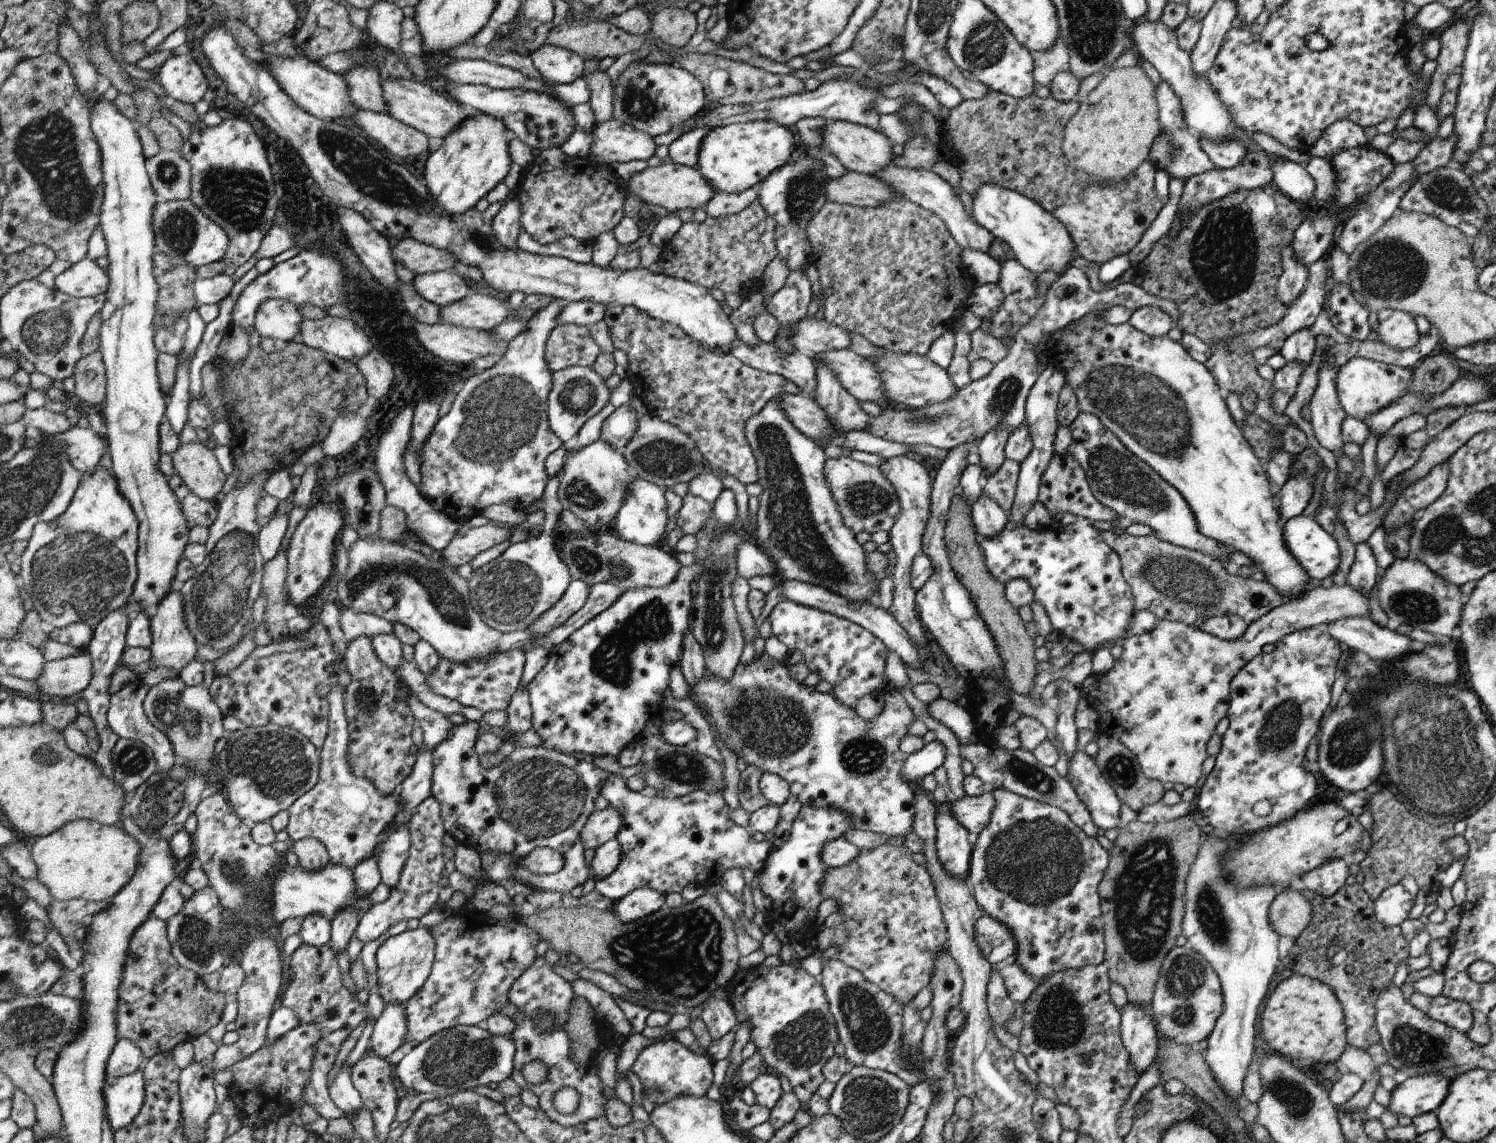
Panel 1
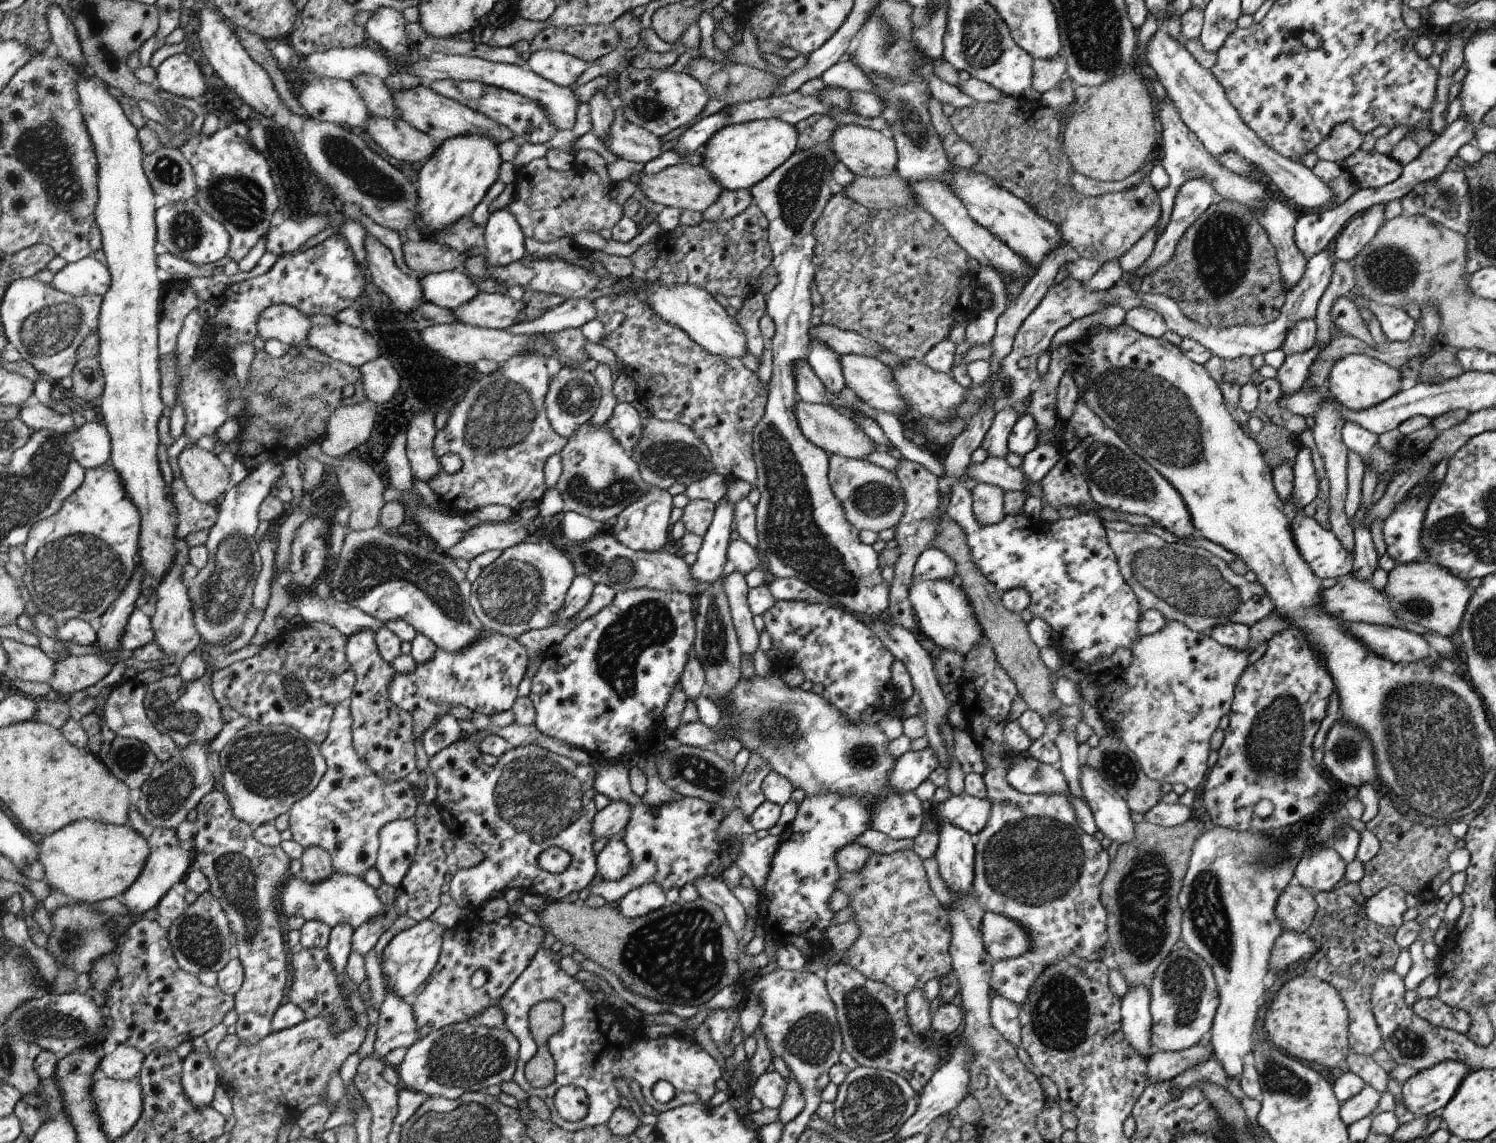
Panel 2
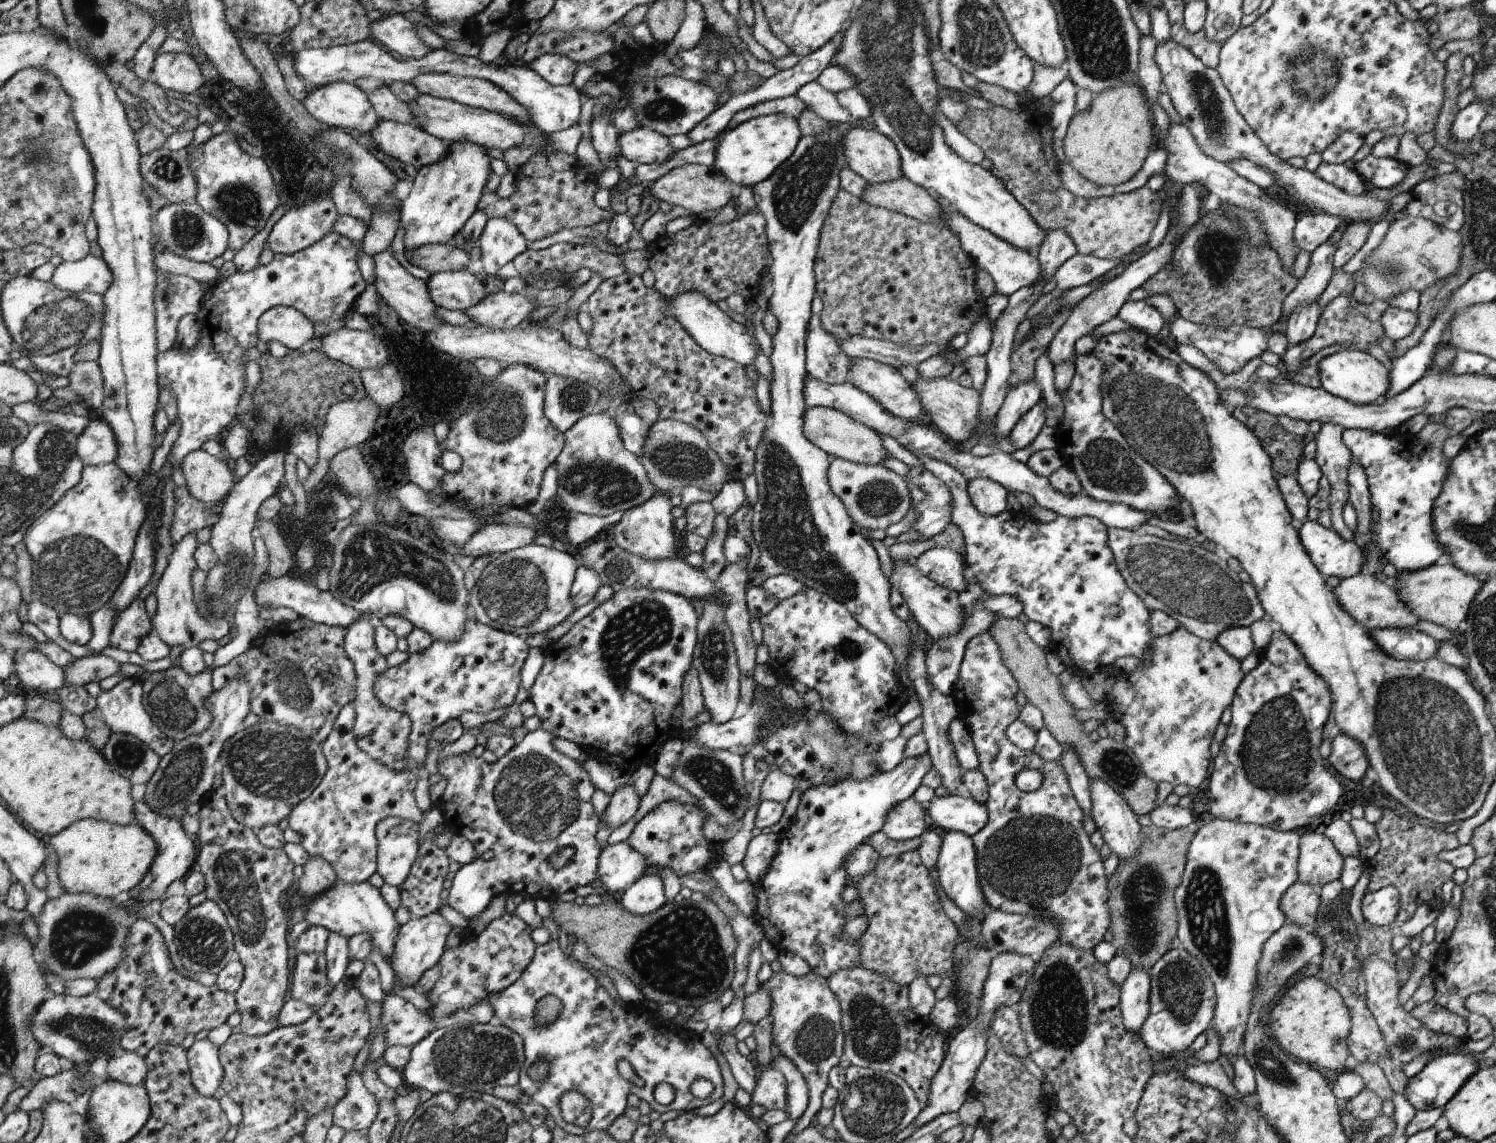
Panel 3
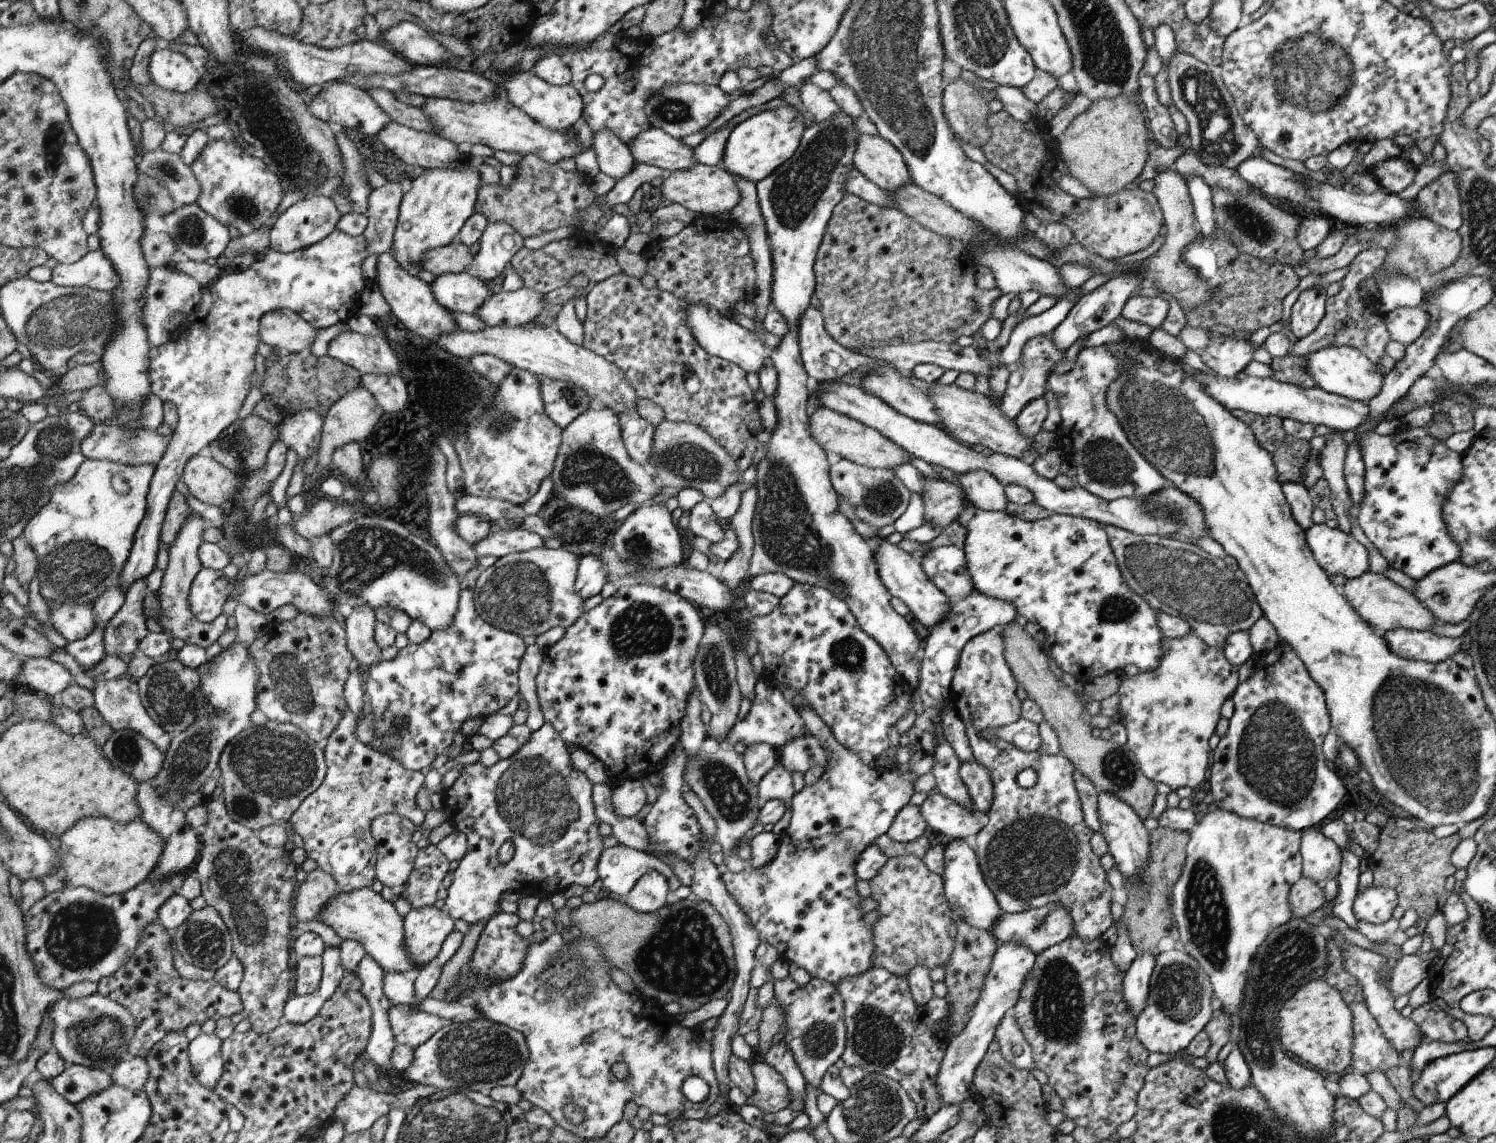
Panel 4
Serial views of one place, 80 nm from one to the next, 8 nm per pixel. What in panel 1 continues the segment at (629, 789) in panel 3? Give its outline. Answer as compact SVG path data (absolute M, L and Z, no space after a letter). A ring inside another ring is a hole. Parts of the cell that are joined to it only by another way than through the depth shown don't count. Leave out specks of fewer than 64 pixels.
M608 807L595 811L582 830L583 847L596 848L612 840L622 826L622 815L616 809Z

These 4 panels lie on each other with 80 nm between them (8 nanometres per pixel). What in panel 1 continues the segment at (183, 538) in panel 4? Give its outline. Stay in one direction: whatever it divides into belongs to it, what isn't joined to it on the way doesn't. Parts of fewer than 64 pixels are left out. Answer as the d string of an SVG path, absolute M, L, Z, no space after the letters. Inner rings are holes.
M180 588L169 592L166 599L156 608L156 615L152 617L152 632L154 633L154 642L151 644L151 659L149 662L155 668L172 668L176 672L183 670L187 664L195 660L198 650L198 644L194 635L190 632L186 622L186 606L184 598L180 594Z

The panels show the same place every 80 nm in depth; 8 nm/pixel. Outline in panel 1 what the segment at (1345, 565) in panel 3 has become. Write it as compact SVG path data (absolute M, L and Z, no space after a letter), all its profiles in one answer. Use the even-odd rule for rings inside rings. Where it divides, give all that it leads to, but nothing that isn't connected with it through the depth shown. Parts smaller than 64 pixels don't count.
M1302 513L1285 521L1283 539L1309 578L1322 581L1337 571L1341 561L1337 540L1312 516Z

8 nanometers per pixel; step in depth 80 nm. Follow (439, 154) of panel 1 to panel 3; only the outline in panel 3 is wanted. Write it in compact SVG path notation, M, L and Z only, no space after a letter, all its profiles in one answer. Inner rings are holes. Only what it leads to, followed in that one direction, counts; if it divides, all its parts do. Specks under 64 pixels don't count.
M460 142L449 144L451 152L442 162L419 168L410 196L401 202L399 227L405 229L405 250L416 250L426 244L447 243L478 211L478 200L492 172L490 156L483 146Z

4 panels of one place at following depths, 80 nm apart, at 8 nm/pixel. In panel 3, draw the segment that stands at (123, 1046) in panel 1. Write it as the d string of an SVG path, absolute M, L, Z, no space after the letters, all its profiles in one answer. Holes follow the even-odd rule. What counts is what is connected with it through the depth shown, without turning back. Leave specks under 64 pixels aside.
M124 1052L108 1061L108 1077L120 1083L143 1086L147 1079L147 1062L136 1052Z

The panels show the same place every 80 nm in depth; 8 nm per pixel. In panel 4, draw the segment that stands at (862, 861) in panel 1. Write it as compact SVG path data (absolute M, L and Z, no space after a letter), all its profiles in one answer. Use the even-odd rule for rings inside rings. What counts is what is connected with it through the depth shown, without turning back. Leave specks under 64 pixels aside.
M908 854L889 858L869 883L871 897L879 902L876 908L879 919L873 925L876 940L873 967L907 978L912 968L920 964L930 969L945 966L954 950L957 927L941 876L930 872L922 859Z

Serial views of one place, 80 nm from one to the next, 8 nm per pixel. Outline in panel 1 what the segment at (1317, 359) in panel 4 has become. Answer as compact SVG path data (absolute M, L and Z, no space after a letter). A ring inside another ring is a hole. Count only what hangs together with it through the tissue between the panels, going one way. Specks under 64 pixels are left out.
M1364 357L1349 360L1339 368L1336 377L1340 406L1347 416L1363 421L1410 392L1408 382L1411 373L1410 369Z

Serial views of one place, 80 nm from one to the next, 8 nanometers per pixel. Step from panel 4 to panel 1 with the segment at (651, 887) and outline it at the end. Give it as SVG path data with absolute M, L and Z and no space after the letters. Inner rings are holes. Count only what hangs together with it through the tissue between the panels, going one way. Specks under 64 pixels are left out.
M642 887L632 891L630 895L623 896L618 901L618 918L625 923L636 922L638 919L650 916L659 911L665 904L665 896L655 889Z

